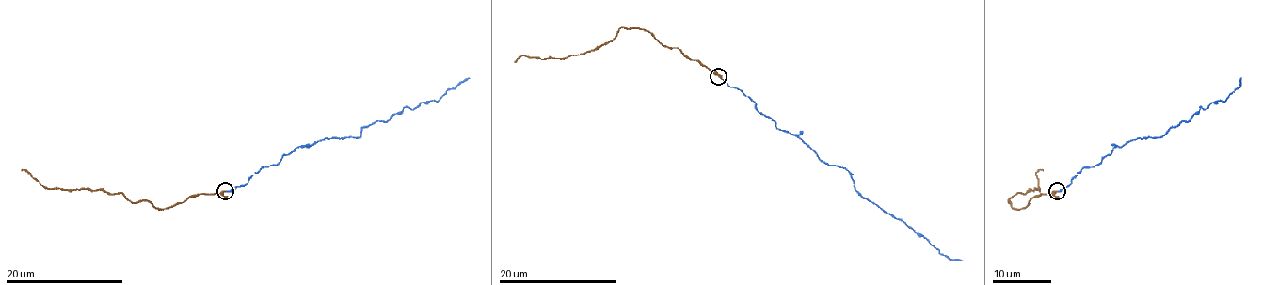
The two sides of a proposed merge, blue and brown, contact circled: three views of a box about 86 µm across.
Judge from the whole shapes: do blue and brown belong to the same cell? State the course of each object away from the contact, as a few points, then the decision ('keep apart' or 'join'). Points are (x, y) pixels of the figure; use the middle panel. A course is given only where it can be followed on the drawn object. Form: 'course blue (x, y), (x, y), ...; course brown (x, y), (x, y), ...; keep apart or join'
course blue (719, 76), (823, 162), (842, 166), (863, 197), (902, 219), (951, 259), (962, 261); course brown (719, 76), (639, 28), (620, 28), (610, 41), (561, 58), (523, 55), (514, 62); join

